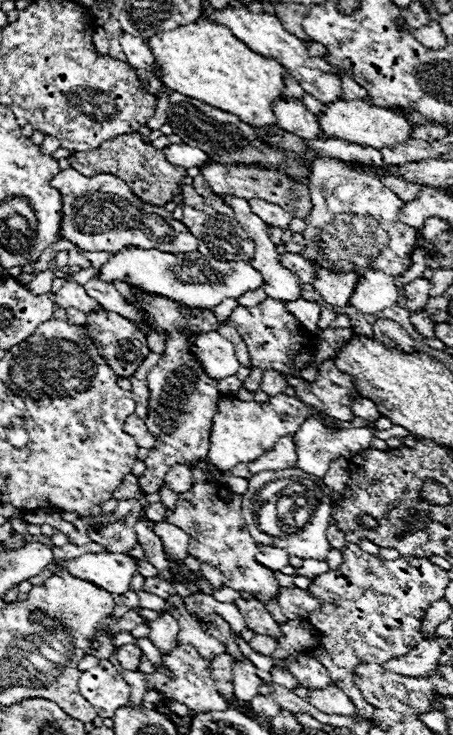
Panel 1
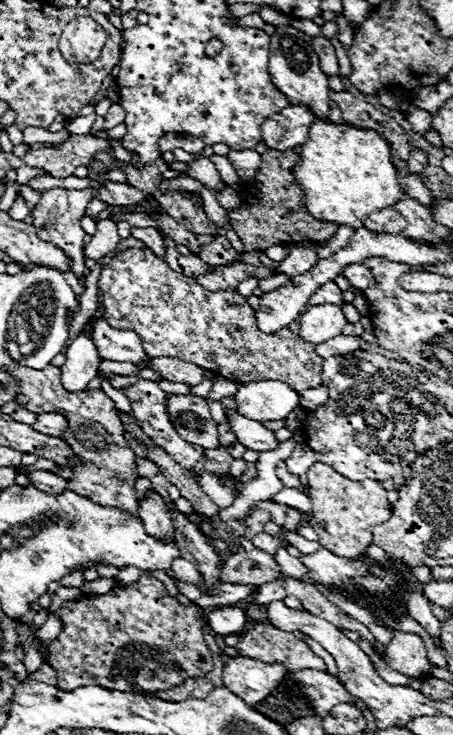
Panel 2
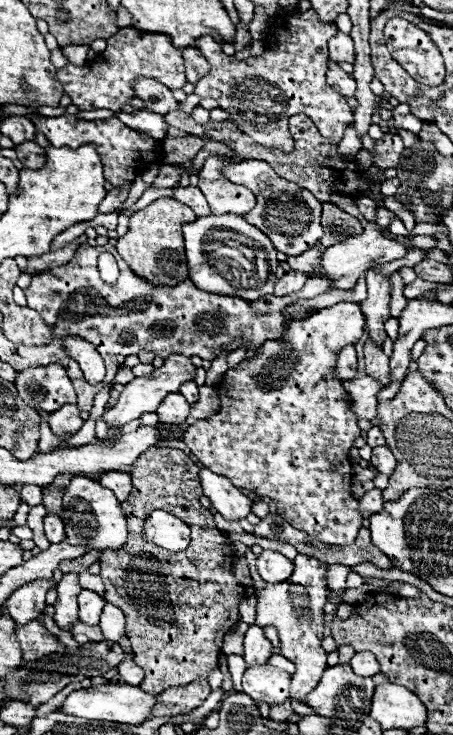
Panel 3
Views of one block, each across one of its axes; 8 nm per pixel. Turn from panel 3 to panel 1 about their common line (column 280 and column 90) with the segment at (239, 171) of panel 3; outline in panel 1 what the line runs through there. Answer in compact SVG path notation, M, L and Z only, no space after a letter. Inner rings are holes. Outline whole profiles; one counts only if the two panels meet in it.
M74 168L62 170L52 182L62 196L62 240L72 242L84 252L118 252L122 246L134 244L146 250L160 250L170 254L196 252L198 240L164 208L144 204L132 196L130 188L112 174L100 174L94 178L80 176Z

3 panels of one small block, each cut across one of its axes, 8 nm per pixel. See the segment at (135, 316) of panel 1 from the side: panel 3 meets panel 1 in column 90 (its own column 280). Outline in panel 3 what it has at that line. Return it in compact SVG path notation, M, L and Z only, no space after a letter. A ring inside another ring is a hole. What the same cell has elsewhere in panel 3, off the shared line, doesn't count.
M290 272L290 274L284 274L278 282L276 282L276 290L274 294L280 296L280 294L288 294L288 292L296 292L304 286L306 282L306 276L304 274L298 274L298 272Z

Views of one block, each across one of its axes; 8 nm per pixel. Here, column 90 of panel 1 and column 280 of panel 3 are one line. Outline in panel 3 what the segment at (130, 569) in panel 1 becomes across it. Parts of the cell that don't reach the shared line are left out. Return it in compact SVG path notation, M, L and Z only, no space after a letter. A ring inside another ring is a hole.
M264 550L258 556L256 566L258 566L262 580L270 582L270 584L280 584L280 580L288 580L288 576L292 576L292 568L294 568L292 560L288 560L280 552L272 552L272 550Z

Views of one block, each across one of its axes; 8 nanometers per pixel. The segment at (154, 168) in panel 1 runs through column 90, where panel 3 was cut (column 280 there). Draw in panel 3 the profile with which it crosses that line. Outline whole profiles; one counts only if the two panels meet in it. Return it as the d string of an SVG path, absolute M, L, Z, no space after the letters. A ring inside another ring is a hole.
M174 110L168 112L164 116L164 120L188 134L200 136L204 140L212 140L212 142L222 142L228 148L232 148L242 160L264 160L268 162L280 176L284 176L286 180L296 182L298 186L310 190L320 202L332 202L332 194L342 194L348 196L352 200L358 200L360 196L364 196L364 192L372 190L374 178L370 178L370 174L366 170L360 168L360 164L356 160L348 160L342 154L338 154L338 142L330 142L324 140L324 136L320 136L318 128L312 124L312 120L304 114L296 114L290 120L290 132L294 138L294 150L292 152L282 152L275 148L268 148L262 144L256 144L250 136L244 136L240 132L240 128L236 128L234 122L224 120L224 122L212 122L208 120L206 124L198 124L192 114L182 112L182 110Z

